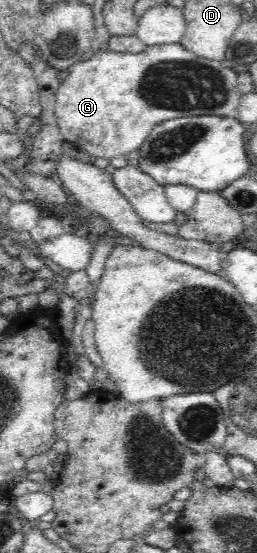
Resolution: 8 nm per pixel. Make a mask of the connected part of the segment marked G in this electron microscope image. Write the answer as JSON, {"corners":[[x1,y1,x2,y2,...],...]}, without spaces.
{"corners":[[181,43,163,44,160,46,148,46,139,53,123,53,103,49,92,55,89,60,77,62,64,72,65,78,61,80,59,88,55,94,54,113,57,119,57,125,60,129,63,140,78,146,84,152,88,152,94,158,104,158,104,160,112,160,113,158,128,158,130,152,139,152,141,146,146,142,151,130,163,122,174,120,176,118,198,117,206,115,215,115,222,117,235,117,238,110,241,92,237,89,237,72,233,69,224,67,218,61,208,60,194,56,190,51,184,49]]}

